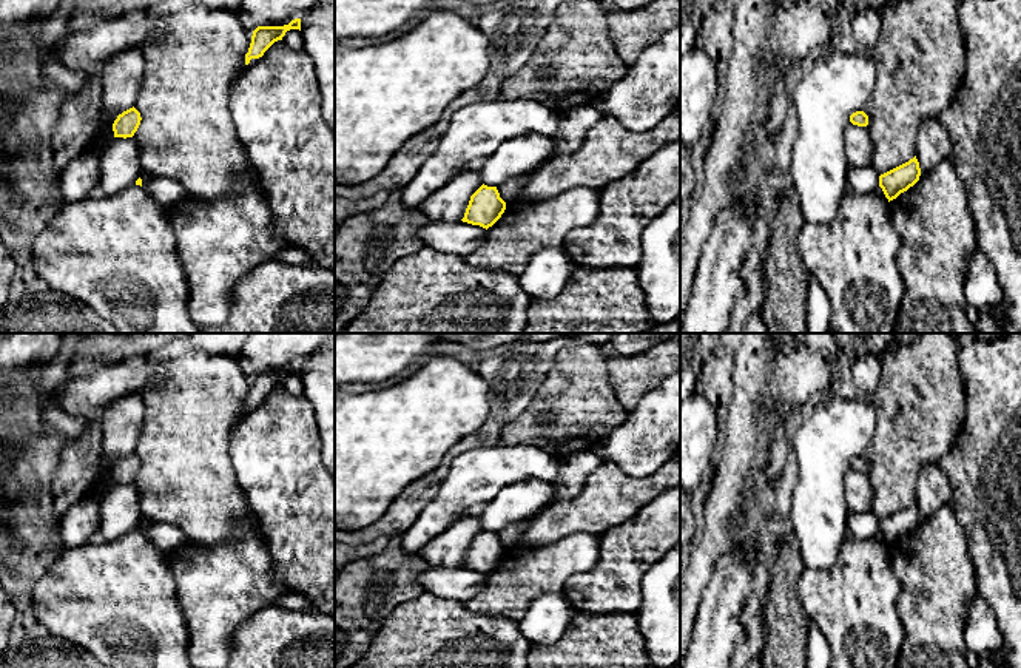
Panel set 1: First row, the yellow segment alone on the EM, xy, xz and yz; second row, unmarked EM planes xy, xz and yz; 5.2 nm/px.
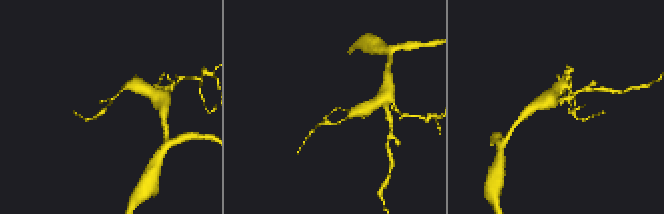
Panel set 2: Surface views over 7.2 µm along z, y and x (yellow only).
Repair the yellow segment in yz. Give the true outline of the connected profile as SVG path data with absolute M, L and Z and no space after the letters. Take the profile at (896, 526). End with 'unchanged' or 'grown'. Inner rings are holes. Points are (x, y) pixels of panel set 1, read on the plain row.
M916 501L908 508L884 518L879 521L879 532L885 543L890 546L896 545L901 538L913 532L921 521L921 514Z; unchanged

